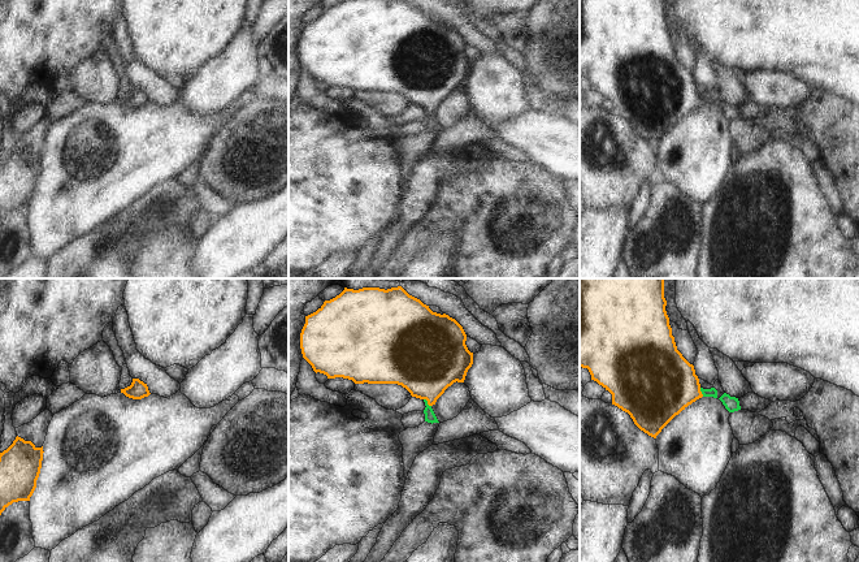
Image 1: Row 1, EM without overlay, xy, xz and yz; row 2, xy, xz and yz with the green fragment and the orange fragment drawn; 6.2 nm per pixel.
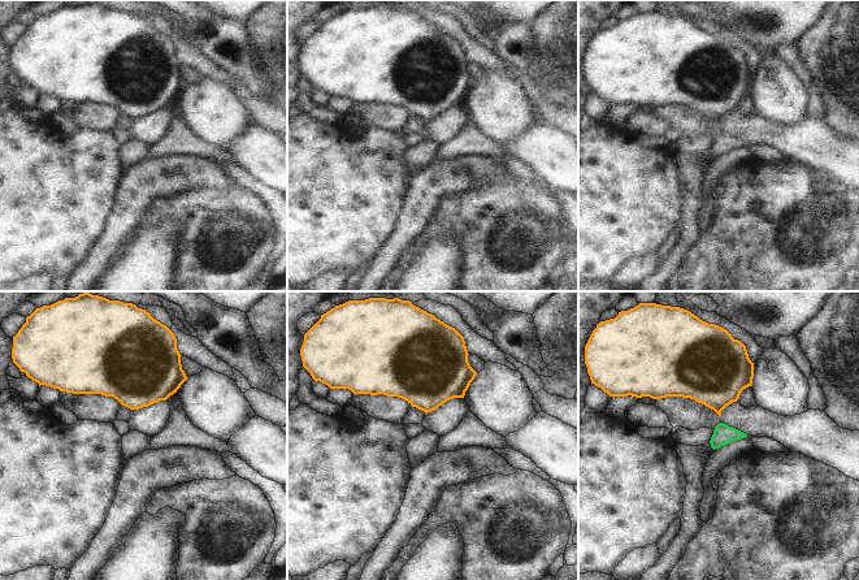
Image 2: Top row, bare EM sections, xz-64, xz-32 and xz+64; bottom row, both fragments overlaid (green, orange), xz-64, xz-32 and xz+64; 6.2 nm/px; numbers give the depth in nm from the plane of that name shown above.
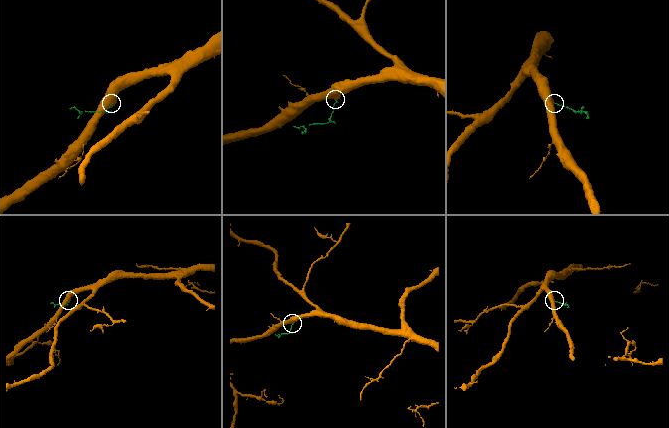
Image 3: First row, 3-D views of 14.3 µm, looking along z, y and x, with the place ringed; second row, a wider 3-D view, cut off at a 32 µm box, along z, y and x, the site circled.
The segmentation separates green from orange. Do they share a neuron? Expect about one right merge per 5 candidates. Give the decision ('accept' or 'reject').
accept

